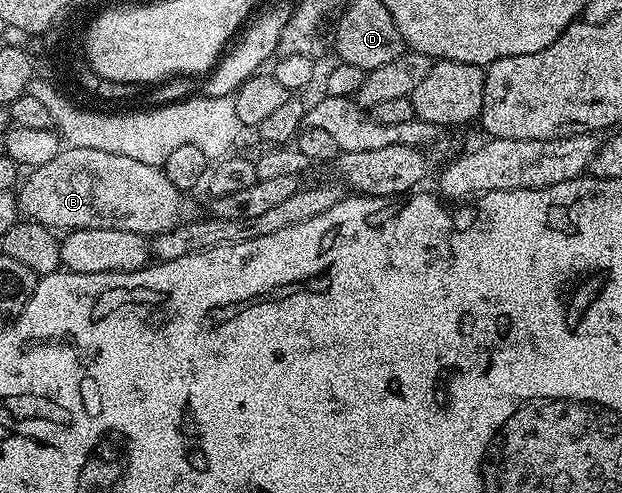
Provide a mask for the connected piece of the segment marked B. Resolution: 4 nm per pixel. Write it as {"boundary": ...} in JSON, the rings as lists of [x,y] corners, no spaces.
{"boundary":[[[65,147],[51,163],[43,163],[28,175],[19,185],[20,212],[54,231],[114,229],[156,235],[195,217],[188,196],[167,179],[164,168],[127,159],[127,155]]]}

